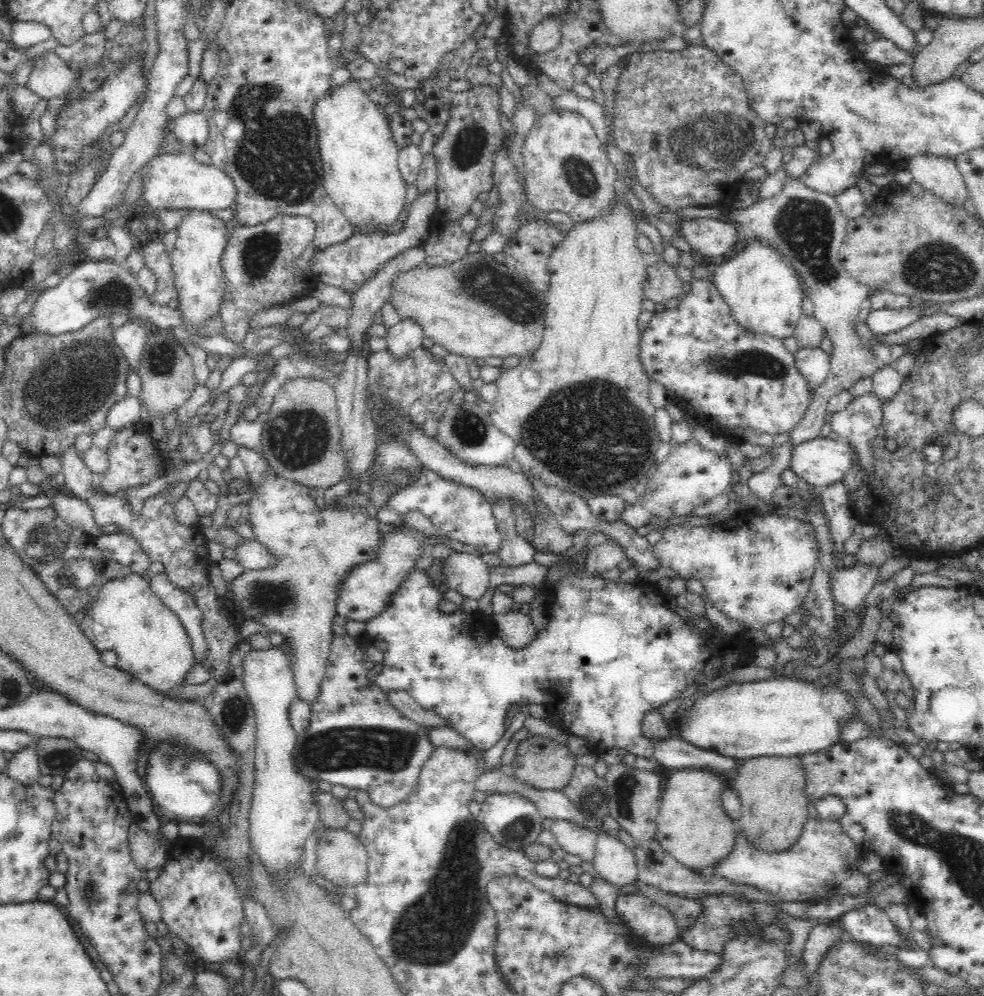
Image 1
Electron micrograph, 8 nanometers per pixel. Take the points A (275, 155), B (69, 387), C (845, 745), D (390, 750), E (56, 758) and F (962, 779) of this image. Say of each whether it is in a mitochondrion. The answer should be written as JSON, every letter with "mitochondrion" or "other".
{"A":"mitochondrion","B":"mitochondrion","C":"other","D":"mitochondrion","E":"mitochondrion","F":"other"}

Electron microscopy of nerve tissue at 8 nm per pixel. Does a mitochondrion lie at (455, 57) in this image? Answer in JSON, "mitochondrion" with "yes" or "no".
{"mitochondrion":"no"}

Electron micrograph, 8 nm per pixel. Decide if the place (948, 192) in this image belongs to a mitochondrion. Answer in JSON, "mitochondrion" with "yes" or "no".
{"mitochondrion":"no"}

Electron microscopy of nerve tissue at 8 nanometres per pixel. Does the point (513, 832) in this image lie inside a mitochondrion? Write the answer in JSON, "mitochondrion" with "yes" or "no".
{"mitochondrion":"yes"}

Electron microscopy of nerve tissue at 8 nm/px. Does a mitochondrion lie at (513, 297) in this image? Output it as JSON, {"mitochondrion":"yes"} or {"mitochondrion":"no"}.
{"mitochondrion":"yes"}

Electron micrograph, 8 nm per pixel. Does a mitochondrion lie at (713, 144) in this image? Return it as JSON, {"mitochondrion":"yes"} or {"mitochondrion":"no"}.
{"mitochondrion":"yes"}

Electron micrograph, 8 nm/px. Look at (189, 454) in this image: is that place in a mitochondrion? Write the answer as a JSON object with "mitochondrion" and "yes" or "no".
{"mitochondrion":"no"}

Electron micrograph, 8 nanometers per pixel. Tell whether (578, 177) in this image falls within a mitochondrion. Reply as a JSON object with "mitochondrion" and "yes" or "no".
{"mitochondrion":"yes"}

